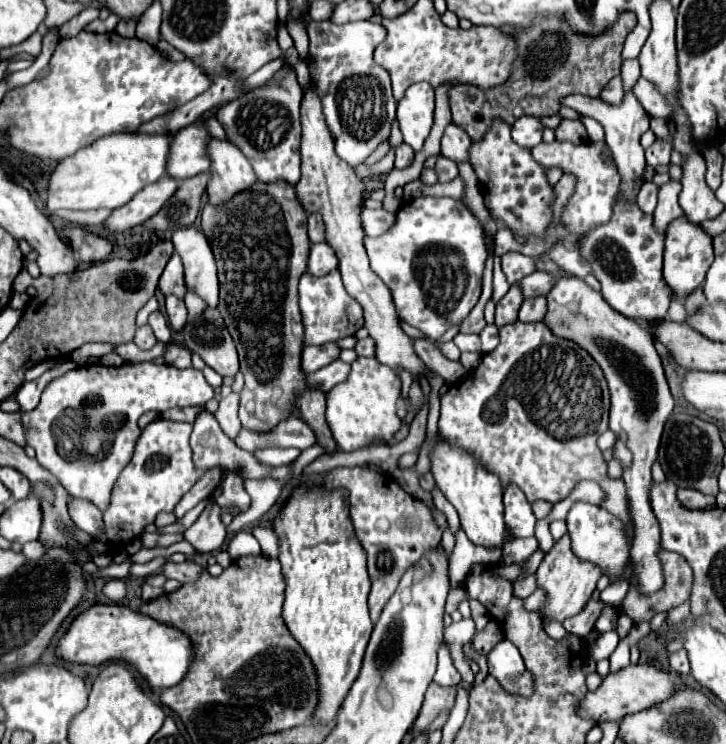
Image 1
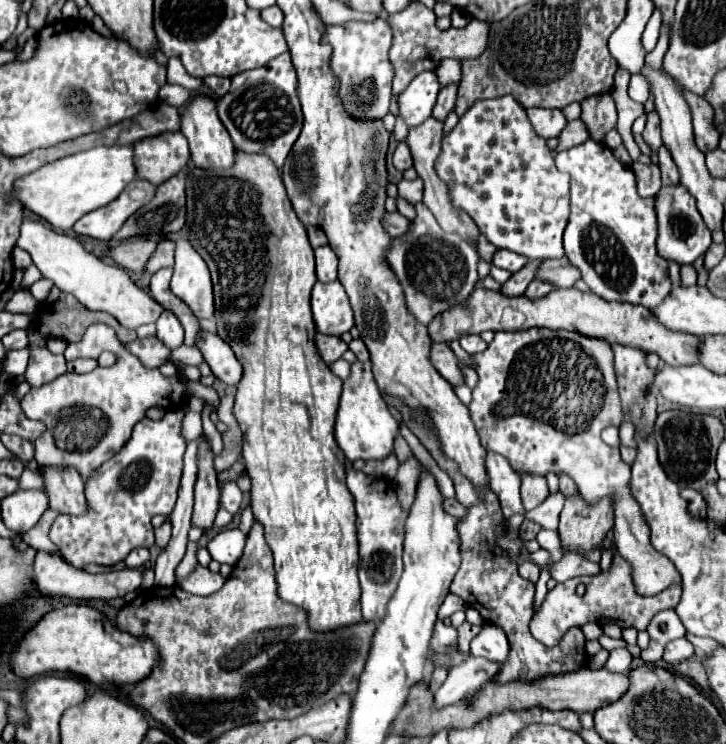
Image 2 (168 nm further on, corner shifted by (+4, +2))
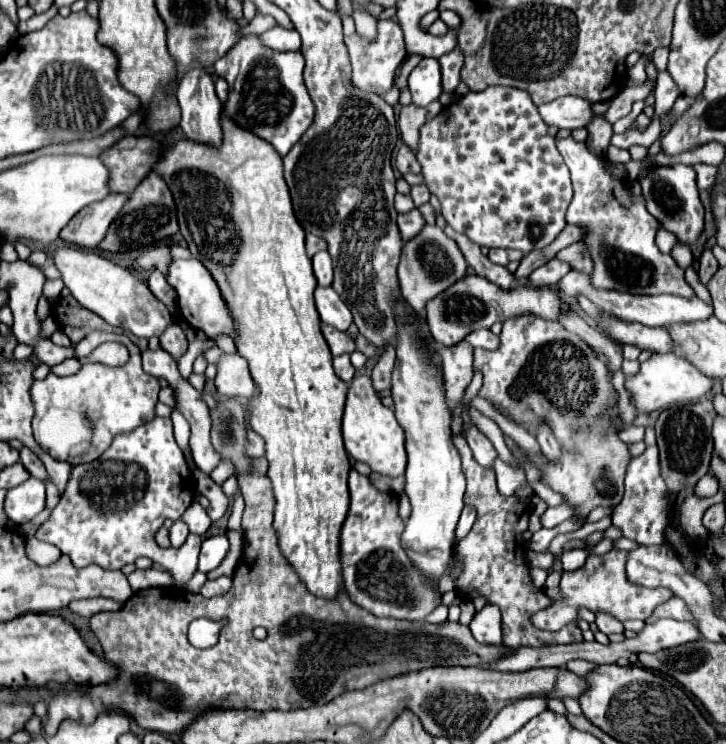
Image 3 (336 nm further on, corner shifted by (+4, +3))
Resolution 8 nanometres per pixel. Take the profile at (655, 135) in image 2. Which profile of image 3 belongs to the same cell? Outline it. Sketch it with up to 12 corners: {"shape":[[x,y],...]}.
{"shape":[[669,73],[657,77],[655,117],[671,111],[681,93]]}

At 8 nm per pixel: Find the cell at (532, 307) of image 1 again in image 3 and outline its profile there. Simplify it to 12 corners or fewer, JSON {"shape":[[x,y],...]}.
{"shape":[[551,259],[529,275],[531,285],[557,285],[569,267]]}

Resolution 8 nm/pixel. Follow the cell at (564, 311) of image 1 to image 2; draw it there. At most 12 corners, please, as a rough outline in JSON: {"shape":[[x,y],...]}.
{"shape":[[621,344],[615,352],[615,374],[625,408],[641,402],[643,388],[655,372],[645,364],[645,352]]}

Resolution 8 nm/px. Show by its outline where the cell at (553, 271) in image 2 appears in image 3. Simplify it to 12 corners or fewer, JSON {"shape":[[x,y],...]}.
{"shape":[[573,243],[557,253],[573,271],[591,273],[593,263],[585,247]]}

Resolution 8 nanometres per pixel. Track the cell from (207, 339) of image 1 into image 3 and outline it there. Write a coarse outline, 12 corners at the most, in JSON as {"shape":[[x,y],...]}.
{"shape":[[237,353],[217,361],[221,395],[249,399],[257,387]]}

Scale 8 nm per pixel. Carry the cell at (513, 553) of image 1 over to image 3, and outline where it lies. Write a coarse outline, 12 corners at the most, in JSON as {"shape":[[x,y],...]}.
{"shape":[[549,507],[541,525],[553,529],[569,519],[569,507]]}

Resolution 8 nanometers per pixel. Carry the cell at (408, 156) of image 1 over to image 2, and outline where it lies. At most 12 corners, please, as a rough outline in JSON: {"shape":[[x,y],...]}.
{"shape":[[399,142],[393,166],[399,172],[413,166],[409,146]]}

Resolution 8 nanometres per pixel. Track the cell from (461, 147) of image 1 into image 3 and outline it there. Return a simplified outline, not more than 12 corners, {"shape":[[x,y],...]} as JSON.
{"shape":[[457,49],[439,59],[443,91],[455,93],[463,67]]}

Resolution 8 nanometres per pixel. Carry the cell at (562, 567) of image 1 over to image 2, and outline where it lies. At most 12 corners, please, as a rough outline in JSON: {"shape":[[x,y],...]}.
{"shape":[[565,496],[559,536],[567,552],[601,548],[613,500]]}

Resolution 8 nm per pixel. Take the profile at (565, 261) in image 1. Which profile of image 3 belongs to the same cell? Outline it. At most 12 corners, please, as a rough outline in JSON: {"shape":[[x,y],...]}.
{"shape":[[487,87],[421,127],[445,221],[545,249],[569,169],[537,107]]}

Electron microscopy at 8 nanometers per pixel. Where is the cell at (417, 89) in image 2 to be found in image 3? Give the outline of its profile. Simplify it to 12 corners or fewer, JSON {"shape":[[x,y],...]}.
{"shape":[[421,59],[409,75],[413,105],[427,107],[441,95],[437,59]]}

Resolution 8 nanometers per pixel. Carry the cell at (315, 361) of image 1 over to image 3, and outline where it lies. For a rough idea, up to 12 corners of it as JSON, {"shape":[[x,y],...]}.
{"shape":[[321,325],[333,357],[355,351],[347,333]]}

